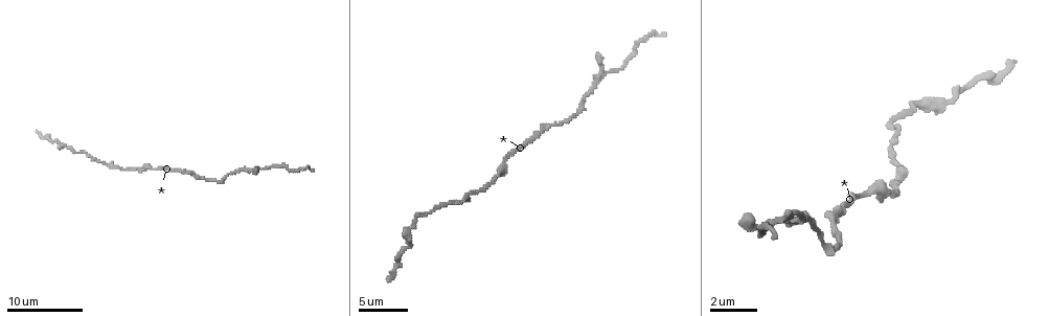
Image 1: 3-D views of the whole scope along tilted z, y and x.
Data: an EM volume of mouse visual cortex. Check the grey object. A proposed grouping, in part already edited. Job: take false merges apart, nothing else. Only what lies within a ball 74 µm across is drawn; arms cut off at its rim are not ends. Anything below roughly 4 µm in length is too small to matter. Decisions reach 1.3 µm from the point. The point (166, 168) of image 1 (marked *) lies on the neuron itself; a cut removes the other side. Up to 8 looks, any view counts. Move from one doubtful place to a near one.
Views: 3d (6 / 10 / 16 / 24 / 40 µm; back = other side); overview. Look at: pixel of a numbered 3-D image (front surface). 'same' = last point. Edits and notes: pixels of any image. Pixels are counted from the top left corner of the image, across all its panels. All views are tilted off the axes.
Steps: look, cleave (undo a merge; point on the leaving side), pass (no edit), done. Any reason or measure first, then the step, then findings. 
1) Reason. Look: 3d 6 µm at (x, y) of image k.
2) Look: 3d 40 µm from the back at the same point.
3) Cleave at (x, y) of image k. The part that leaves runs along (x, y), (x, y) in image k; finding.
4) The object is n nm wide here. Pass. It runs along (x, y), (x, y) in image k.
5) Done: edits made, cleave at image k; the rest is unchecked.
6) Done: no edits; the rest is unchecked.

Thin arm on a thick one. Look: 3d 16 µm at (605, 75) of image 1.

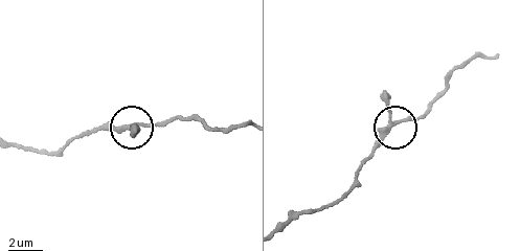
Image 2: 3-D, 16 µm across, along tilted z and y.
Pass. It runs along (283, 228), (307, 212), (336, 202), (394, 126), (426, 116) in image 2; all the same neuron.

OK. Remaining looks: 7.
Thick turns thin. Look: 3d 10 µm at (496, 180) of image 1.

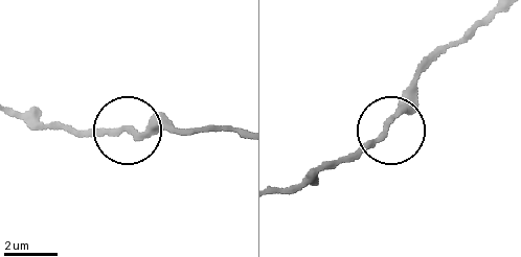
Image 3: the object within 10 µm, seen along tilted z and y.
Closer look. Look: 3d 6 µm at (388, 125) of image 3.

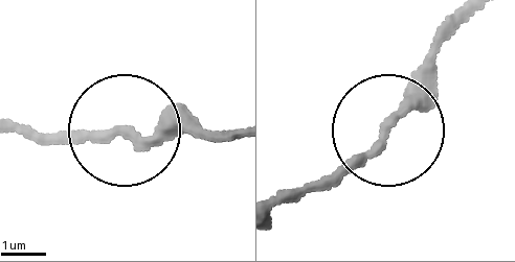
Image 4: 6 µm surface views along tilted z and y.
Pass. It runs along (225, 135), (73, 128), (26, 140) in image 4; all the same neuron.

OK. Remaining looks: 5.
Sudden change in width. Look: 3d 10 µm at (954, 94) of image 1.

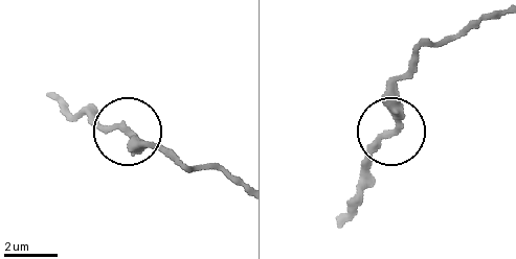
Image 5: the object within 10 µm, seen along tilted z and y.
The object is 250 nm wide here. Pass. It runs along (484, 20), (418, 52), (399, 93), (398, 119), (359, 184) in image 5; one neuron here.

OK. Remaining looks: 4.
Sudden change in width. Look: 3d 10 µm at (195, 178) of image 1.

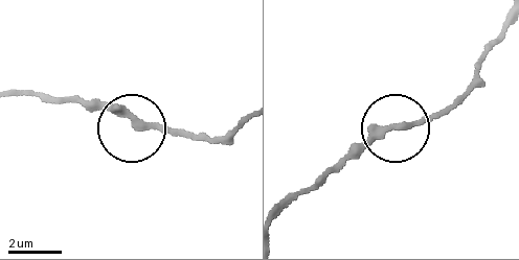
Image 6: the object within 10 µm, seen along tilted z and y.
Pass. It runs along (310, 187), (383, 133), (431, 121), (454, 104) in image 6; continuous, no second neuron.

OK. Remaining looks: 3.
Done: no edits; the rest is unchecked.

